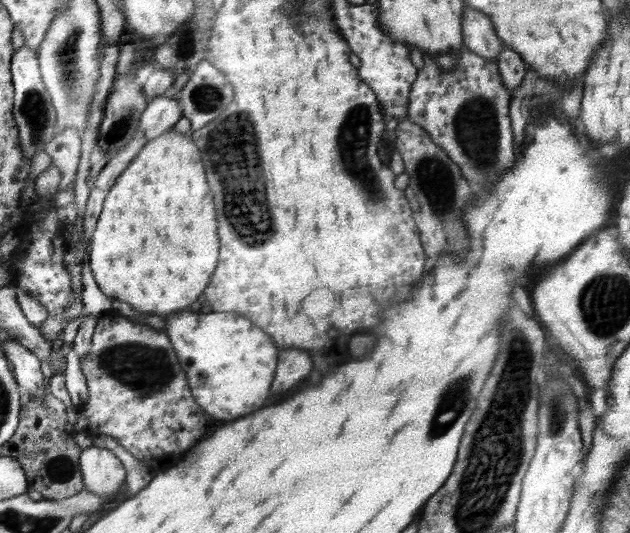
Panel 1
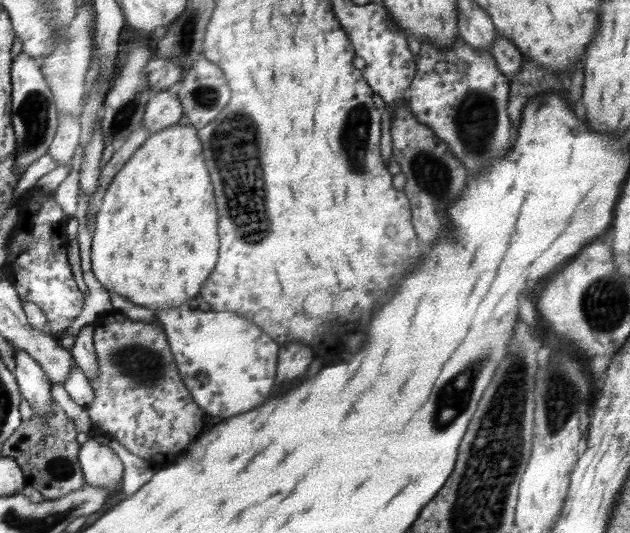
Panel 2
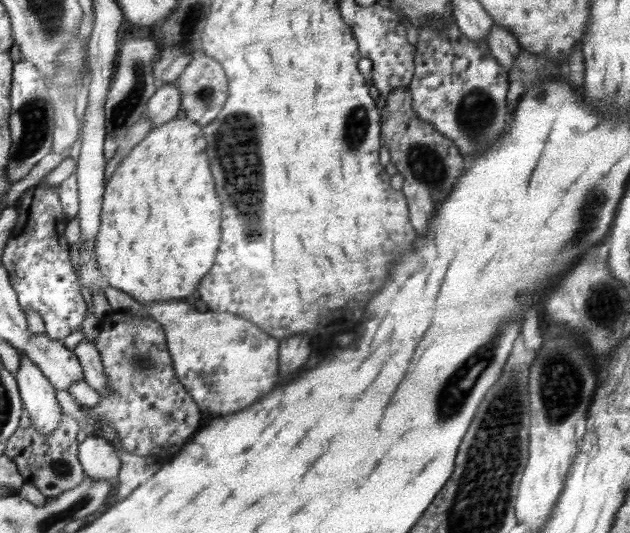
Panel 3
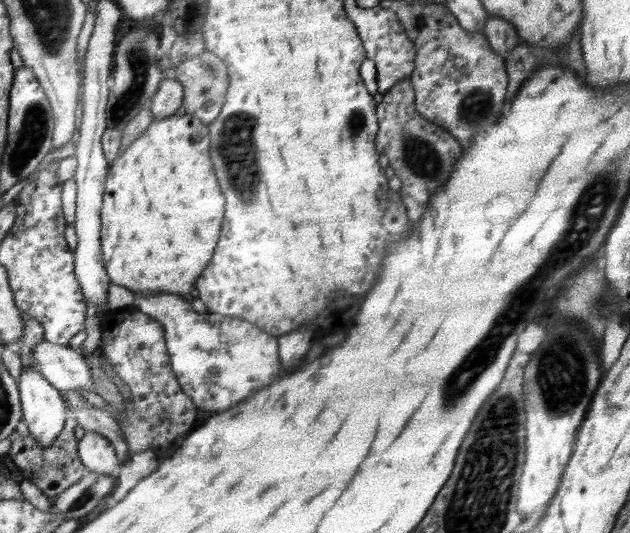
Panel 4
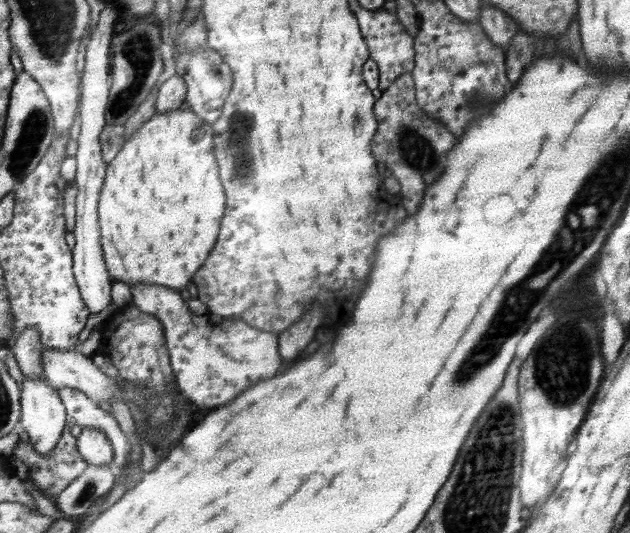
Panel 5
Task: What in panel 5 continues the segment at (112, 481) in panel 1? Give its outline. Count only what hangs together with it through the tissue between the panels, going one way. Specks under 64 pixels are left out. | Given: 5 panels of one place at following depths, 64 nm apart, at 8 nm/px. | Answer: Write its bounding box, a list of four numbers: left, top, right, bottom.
[77,427,115,465]

